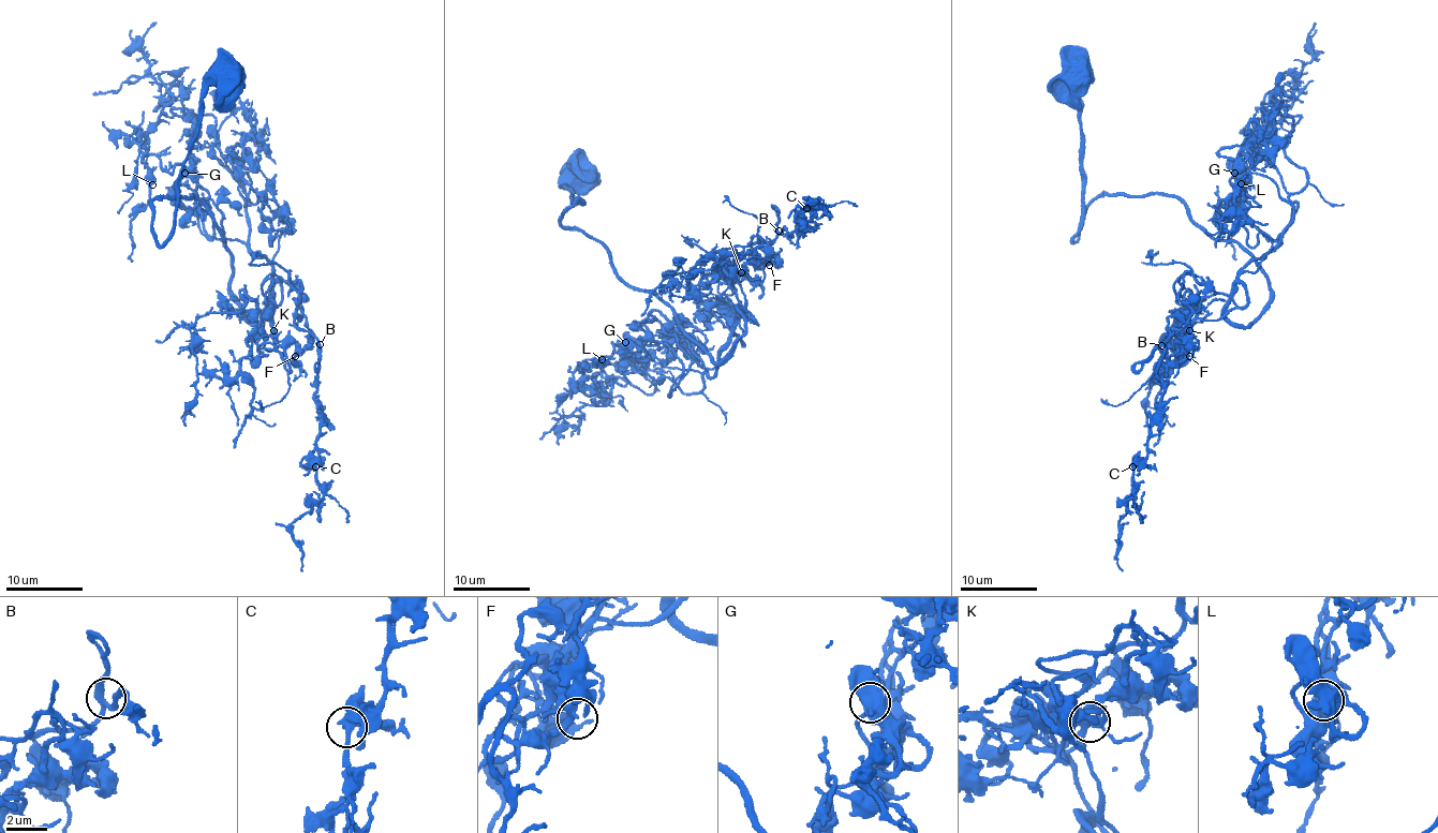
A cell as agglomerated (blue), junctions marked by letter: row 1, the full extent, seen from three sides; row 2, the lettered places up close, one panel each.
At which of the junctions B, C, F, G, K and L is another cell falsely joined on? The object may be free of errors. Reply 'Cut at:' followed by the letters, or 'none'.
Cut at: none

